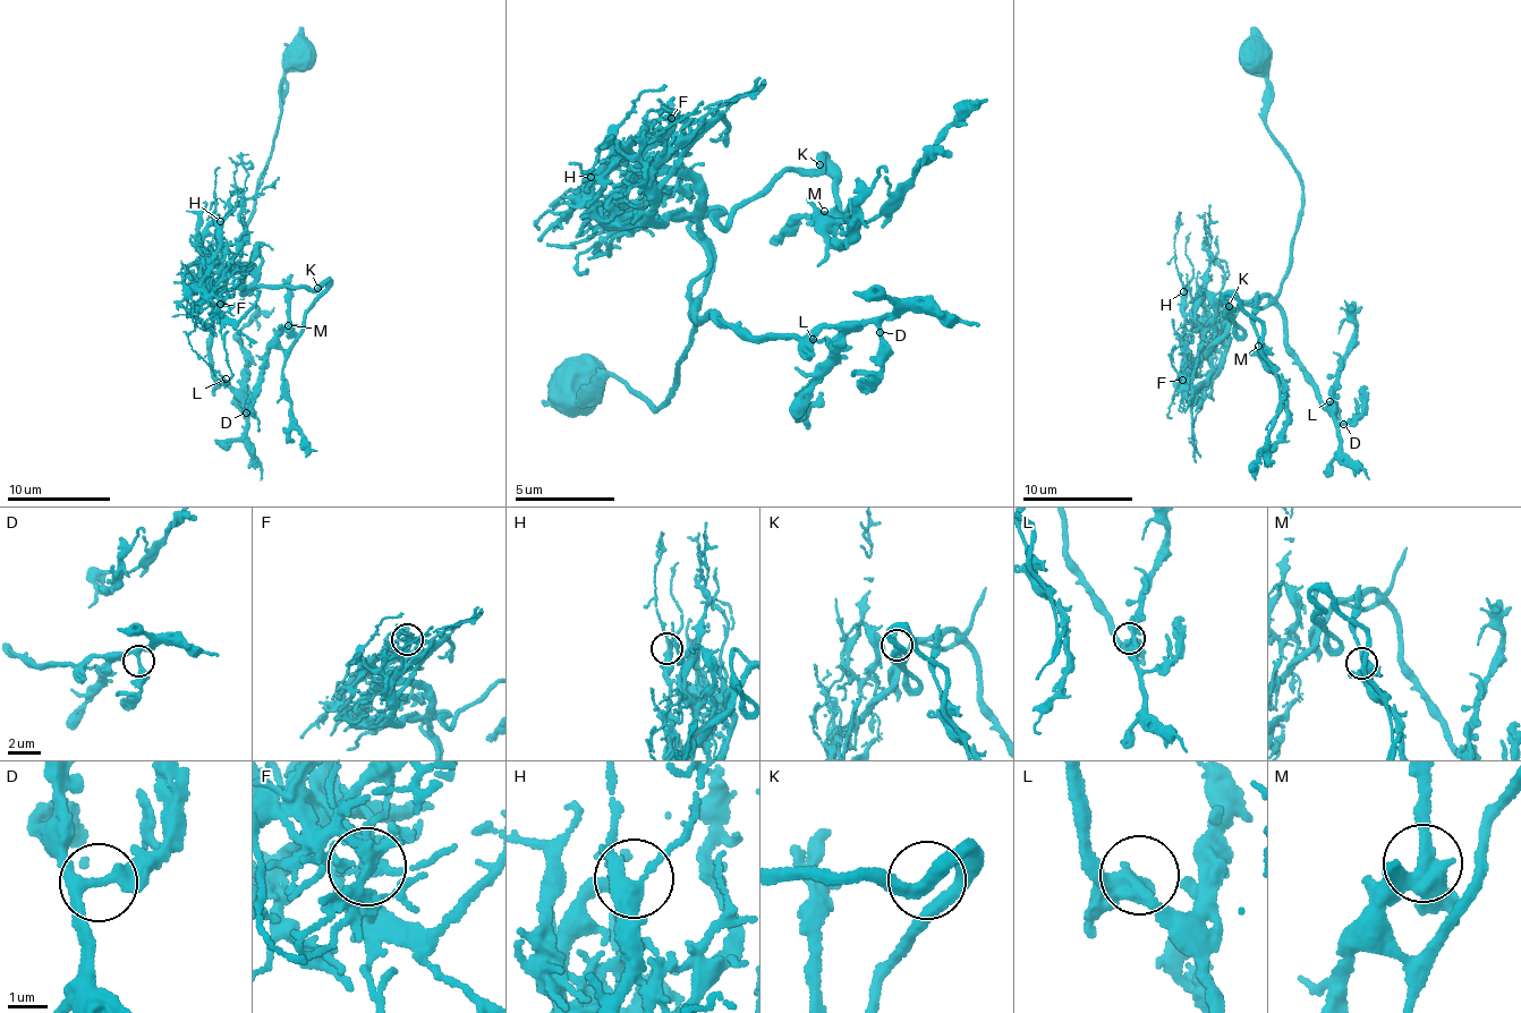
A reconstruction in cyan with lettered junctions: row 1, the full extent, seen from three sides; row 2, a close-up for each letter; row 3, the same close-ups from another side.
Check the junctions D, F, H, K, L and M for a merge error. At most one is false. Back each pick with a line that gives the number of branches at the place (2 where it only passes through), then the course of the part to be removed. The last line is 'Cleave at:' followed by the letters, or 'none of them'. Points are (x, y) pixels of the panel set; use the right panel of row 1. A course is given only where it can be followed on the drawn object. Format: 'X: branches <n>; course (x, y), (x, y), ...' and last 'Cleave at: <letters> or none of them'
F: branches 7; course (1183, 381), (1184, 372), (1251, 298), (1276, 299), (1286, 345), (1328, 409), (1337, 360), (1353, 332), (1344, 300)
Cleave at: F

